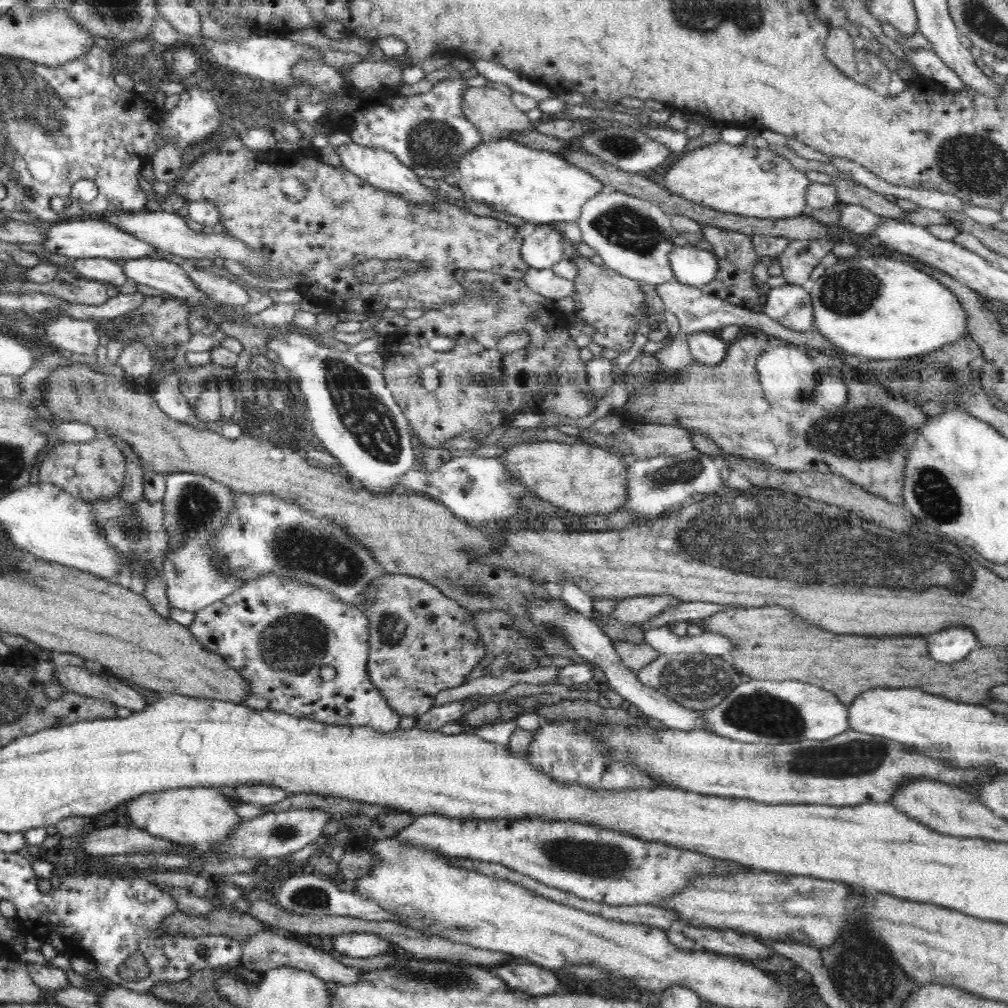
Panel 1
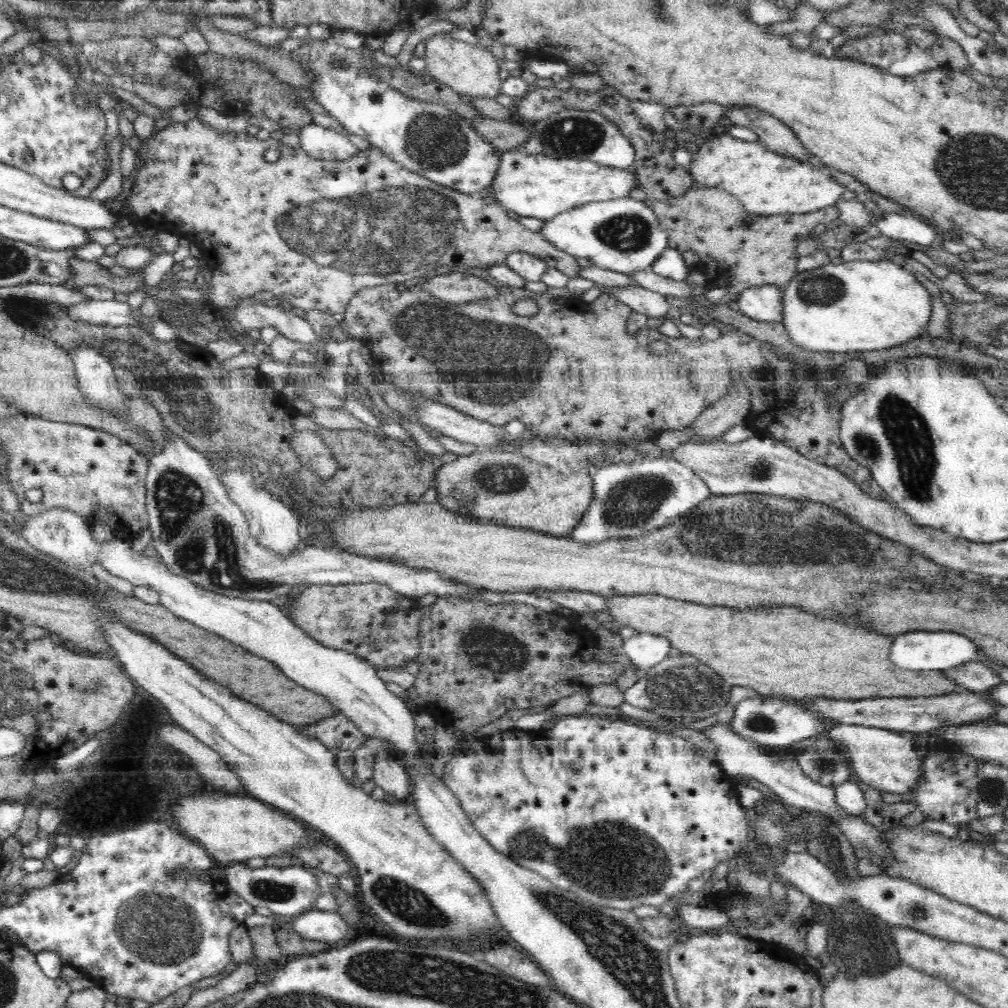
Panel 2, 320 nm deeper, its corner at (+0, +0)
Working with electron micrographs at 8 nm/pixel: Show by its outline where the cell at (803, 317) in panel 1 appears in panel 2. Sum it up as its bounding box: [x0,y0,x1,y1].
[736,284,783,321]

